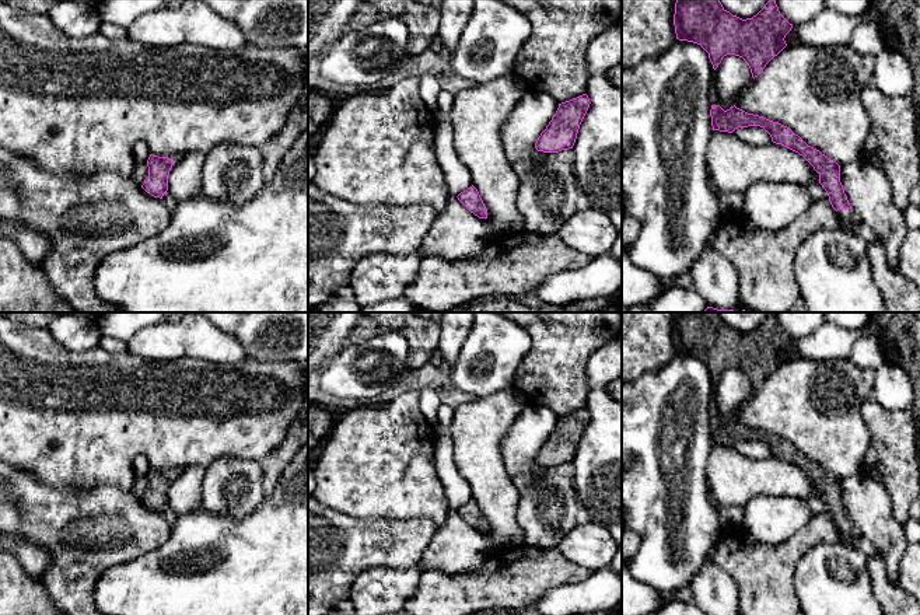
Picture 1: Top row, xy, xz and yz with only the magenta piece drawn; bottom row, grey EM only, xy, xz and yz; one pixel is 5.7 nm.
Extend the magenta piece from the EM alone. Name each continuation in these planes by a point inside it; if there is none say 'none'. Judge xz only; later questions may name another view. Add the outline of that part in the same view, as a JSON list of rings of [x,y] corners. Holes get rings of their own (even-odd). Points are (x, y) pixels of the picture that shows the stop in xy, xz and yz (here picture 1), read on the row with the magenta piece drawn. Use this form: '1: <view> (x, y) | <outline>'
none

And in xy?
none

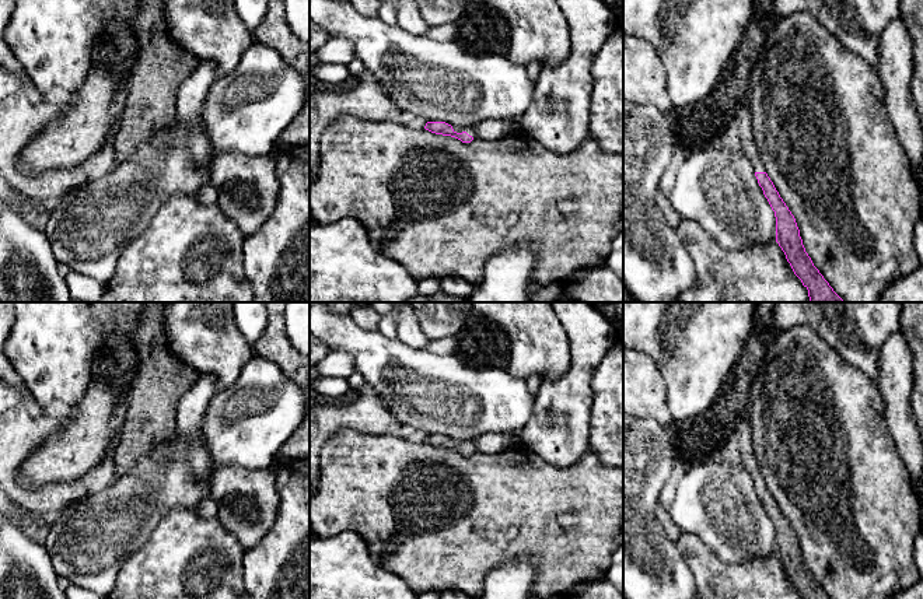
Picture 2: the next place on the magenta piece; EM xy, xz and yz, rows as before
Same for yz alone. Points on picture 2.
1: yz (743, 118) | [[[740,104],[737,106],[737,113],[735,113],[734,122],[738,126],[738,136],[741,139],[742,153],[749,160],[754,171],[766,172],[765,165],[761,160],[761,155],[759,155],[756,144],[755,144],[749,106],[744,106]]]

